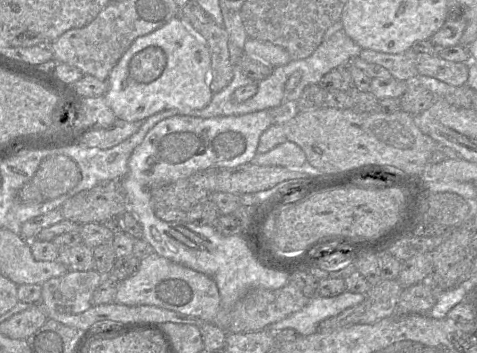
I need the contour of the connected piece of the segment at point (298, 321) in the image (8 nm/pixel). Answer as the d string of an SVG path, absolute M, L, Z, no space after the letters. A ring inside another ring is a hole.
M346 290L337 296L321 297L316 294L308 298L309 302L301 310L269 325L266 329L276 333L290 328L300 336L311 335L318 330L323 320L337 316L344 310L362 303L366 299L366 294Z

